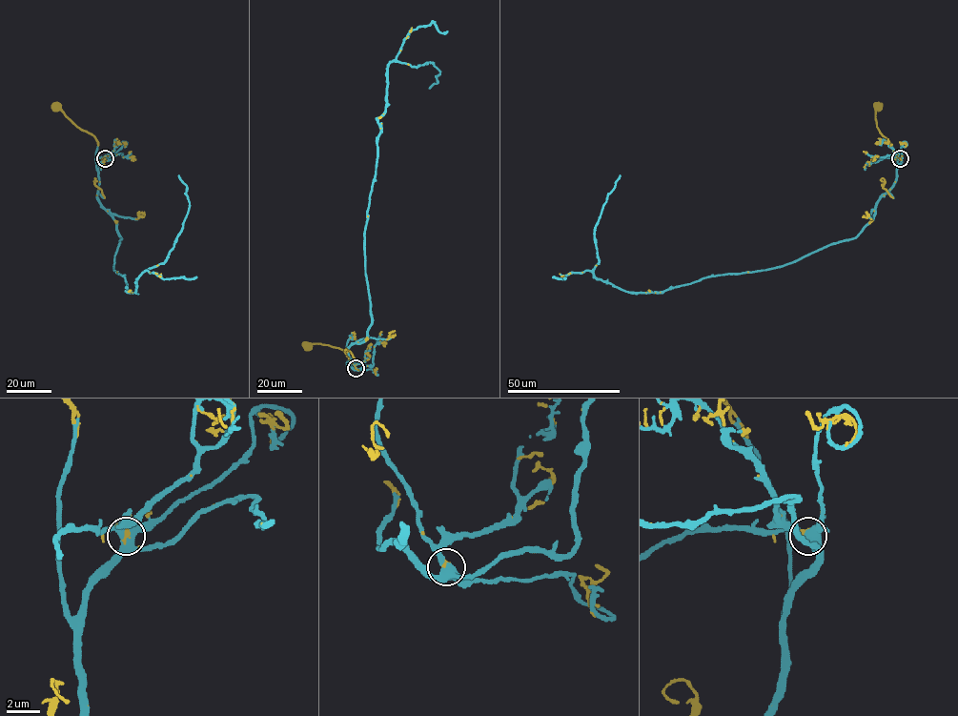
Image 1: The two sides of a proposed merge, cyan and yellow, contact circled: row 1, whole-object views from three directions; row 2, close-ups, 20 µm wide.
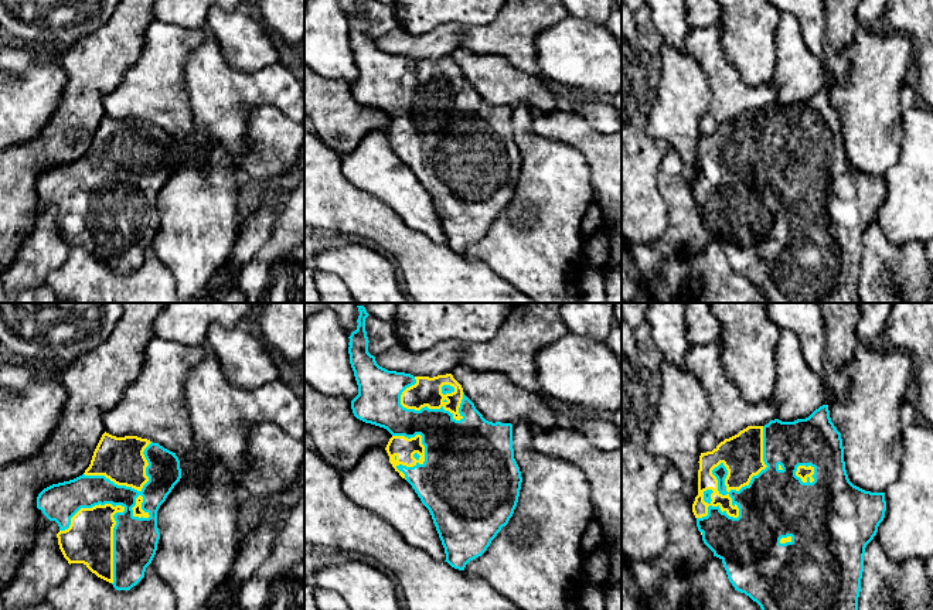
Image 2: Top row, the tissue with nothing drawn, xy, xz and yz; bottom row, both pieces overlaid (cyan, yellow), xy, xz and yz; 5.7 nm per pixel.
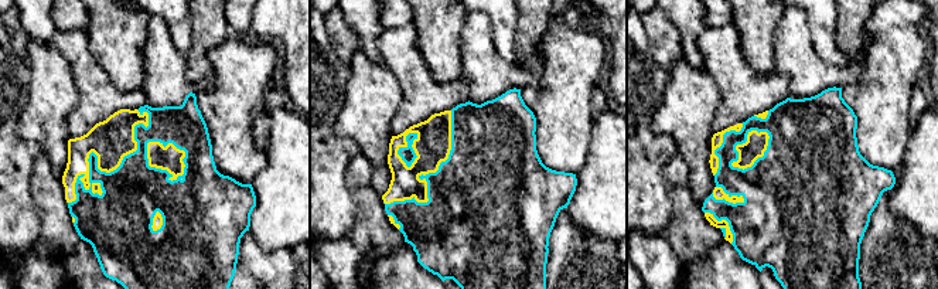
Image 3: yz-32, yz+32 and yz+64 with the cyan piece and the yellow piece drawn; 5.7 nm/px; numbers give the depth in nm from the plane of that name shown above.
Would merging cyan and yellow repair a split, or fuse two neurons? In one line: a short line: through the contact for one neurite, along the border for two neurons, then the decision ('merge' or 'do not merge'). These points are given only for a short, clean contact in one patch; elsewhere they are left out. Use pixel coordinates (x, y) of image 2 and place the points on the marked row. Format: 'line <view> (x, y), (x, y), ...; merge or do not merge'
merge

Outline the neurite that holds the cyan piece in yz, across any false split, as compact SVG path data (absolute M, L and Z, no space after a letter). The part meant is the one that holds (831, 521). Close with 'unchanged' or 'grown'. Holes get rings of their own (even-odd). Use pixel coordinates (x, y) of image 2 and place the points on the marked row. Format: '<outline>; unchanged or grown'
M828 405L820 406L806 419L794 422L774 419L765 426L748 426L721 442L712 451L701 453L698 463L698 495L692 504L692 512L704 543L722 560L735 590L749 596L762 610L858 610L865 548L885 518L886 501L885 493L865 491L849 481L841 433L831 422Z; grown

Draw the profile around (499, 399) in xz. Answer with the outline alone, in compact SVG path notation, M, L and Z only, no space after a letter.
M467 367L454 368L452 375L488 422L527 422L538 430L556 426L556 413L544 402L539 392L517 386L505 375L473 371Z

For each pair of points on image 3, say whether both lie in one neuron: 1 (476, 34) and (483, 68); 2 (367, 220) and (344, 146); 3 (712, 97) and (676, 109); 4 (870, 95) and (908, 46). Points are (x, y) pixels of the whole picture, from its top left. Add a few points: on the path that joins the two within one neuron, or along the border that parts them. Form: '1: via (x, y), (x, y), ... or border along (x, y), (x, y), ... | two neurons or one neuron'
1: via (477, 43), (480, 60) | one neuron
2: border along (360, 150), (347, 167), (350, 196) | two neurons
3: via (703, 97), (696, 97), (685, 108) | one neuron
4: via (884, 87), (890, 64), (894, 60) | one neuron

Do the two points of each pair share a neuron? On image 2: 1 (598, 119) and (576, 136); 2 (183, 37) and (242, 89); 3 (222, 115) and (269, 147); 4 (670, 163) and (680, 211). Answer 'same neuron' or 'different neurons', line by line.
1: different neurons
2: different neurons
3: different neurons
4: same neuron

